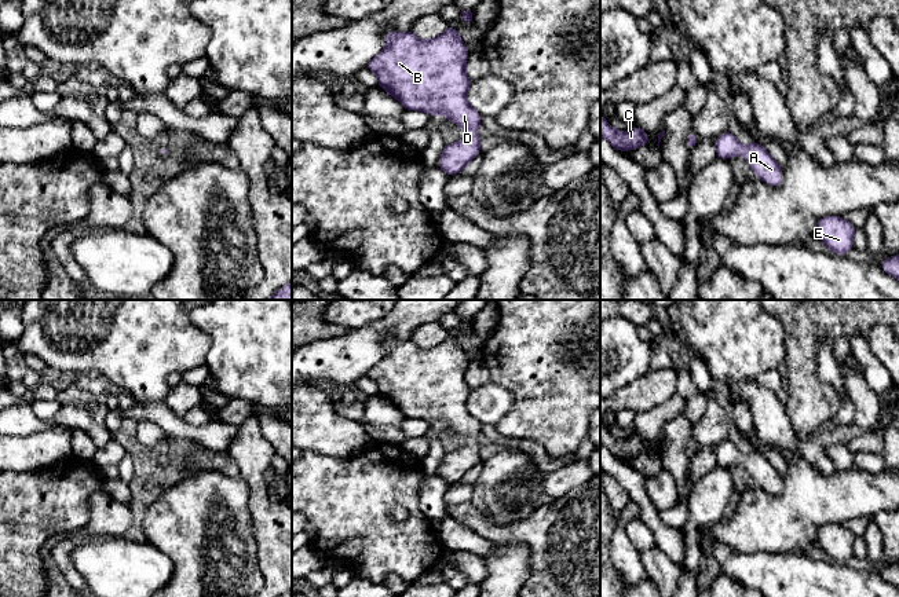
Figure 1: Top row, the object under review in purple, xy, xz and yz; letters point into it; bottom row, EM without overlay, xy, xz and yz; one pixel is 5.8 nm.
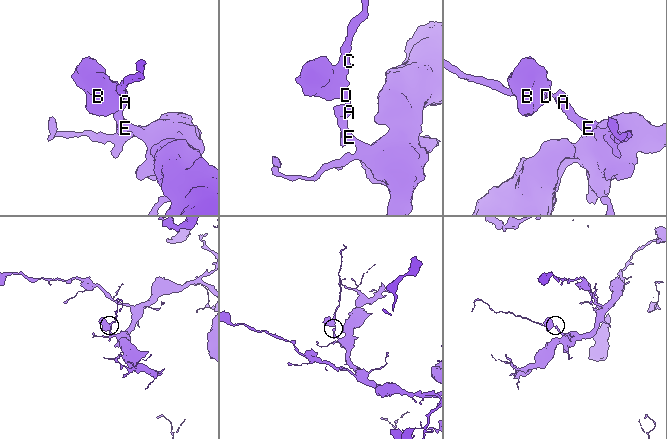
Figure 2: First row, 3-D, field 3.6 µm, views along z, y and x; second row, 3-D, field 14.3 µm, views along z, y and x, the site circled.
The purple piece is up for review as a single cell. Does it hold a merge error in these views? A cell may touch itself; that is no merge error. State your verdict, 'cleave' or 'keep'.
keep

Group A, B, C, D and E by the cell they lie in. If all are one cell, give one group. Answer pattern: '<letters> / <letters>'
A B C D E

